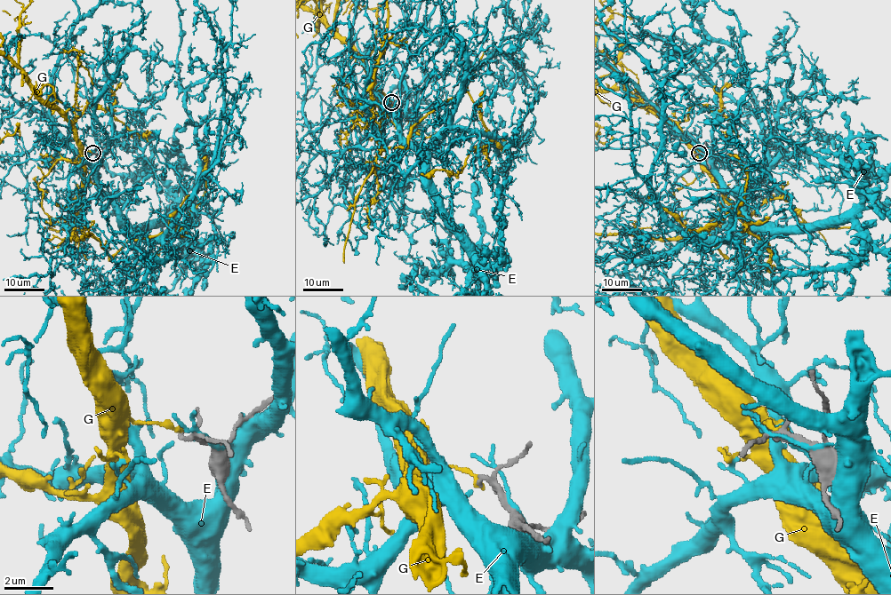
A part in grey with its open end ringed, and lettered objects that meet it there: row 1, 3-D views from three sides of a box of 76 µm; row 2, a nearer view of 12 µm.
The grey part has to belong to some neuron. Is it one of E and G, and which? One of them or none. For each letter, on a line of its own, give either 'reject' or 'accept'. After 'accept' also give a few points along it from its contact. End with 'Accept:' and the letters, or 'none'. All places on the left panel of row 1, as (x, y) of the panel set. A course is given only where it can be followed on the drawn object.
E: reject
G: reject
Accept: none

